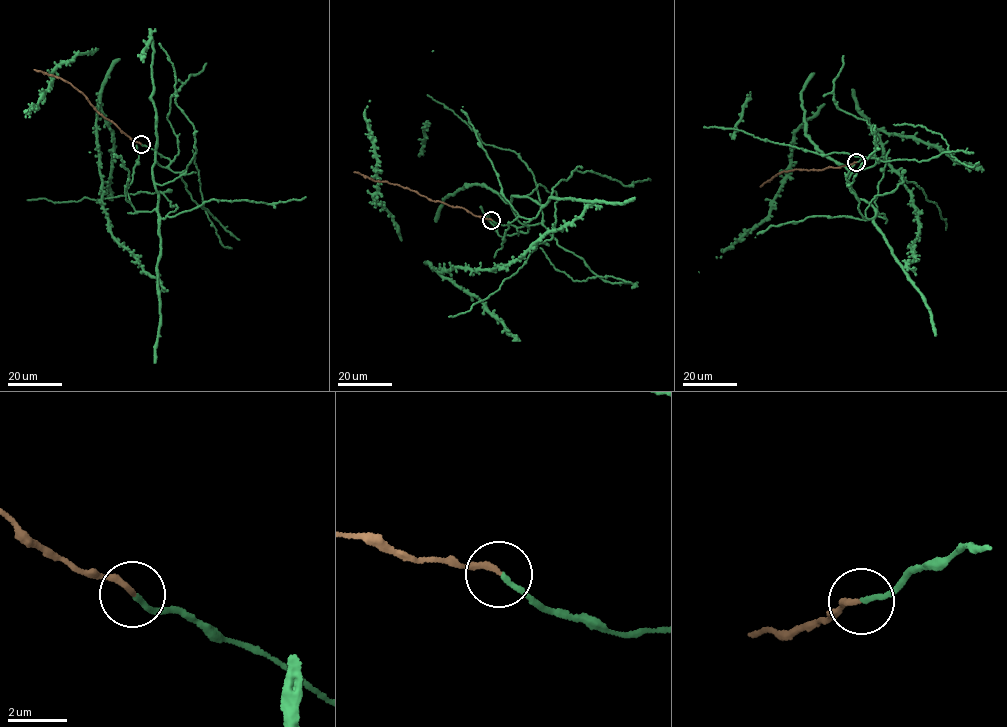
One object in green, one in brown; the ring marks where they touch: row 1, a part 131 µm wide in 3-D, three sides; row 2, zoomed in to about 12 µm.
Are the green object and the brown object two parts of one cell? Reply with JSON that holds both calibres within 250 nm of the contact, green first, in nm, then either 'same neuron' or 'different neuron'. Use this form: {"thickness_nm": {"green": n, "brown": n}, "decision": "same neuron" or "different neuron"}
{"thickness_nm": {"green": 180, "brown": 200}, "decision": "same neuron"}

